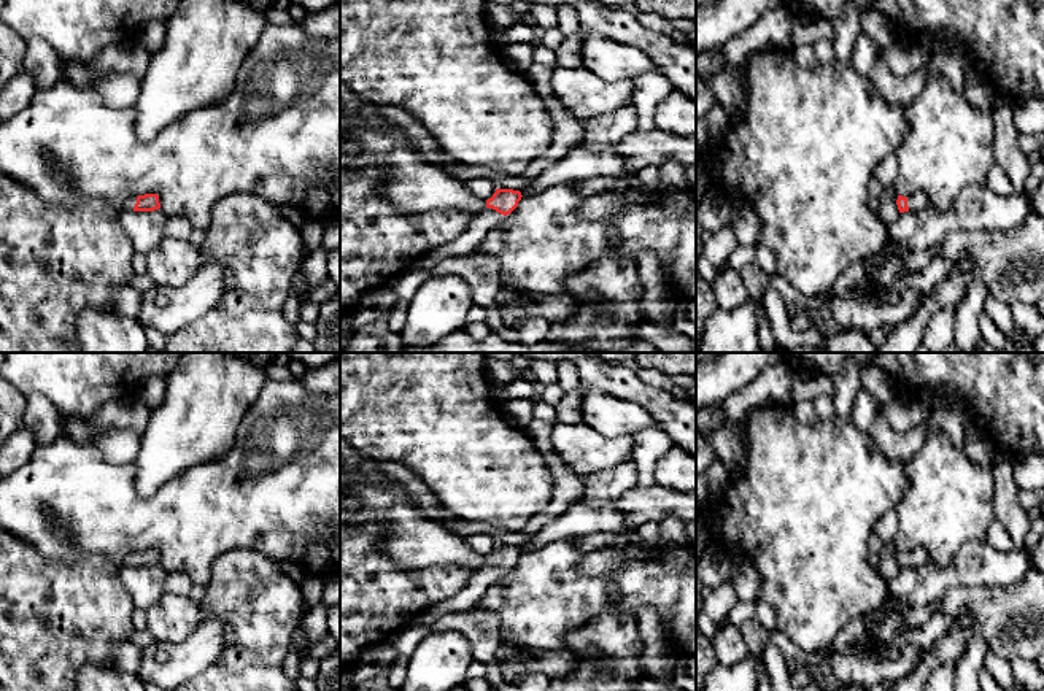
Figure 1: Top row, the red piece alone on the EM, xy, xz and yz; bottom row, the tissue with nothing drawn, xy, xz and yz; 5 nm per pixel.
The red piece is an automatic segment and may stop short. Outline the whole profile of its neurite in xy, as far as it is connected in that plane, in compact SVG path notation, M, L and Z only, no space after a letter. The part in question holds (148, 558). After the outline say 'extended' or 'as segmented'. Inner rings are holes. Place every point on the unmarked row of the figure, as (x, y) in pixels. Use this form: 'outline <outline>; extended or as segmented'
outline M157 550L135 551L124 558L124 566L130 567L154 567L159 564L160 559Z; extended

